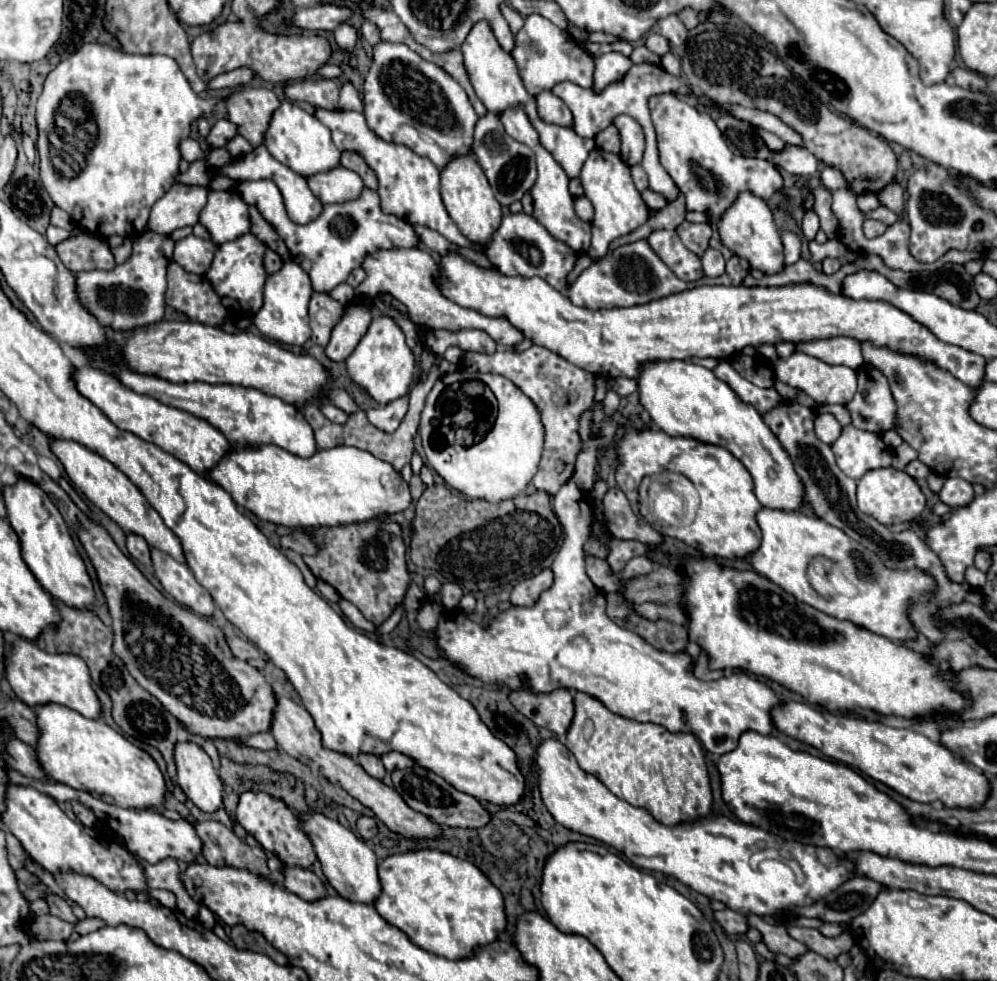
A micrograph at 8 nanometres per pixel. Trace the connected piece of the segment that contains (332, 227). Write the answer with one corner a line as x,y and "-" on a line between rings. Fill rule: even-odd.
242,181
238,185
238,191
242,199
248,205
254,205
262,217
278,231
278,235
288,245
292,259
302,265
302,269
306,269
312,279
312,287
320,293
328,293
336,285
344,283
350,271
362,265
366,255
380,249
410,249
418,247
420,243
414,227
408,221
382,213
378,197
368,199
368,193
376,193
372,189
364,189
356,201
342,205
324,205
322,215
306,225
296,225
288,219
282,195
272,181

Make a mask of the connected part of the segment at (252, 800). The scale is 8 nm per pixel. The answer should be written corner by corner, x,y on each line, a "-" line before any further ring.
244,791
238,799
236,807
236,821
256,837
256,841
270,853
274,853
280,861
284,861
288,867
304,867
308,869
316,861
314,847
308,839
308,835
300,829
300,821
296,813
282,801
276,799
264,791

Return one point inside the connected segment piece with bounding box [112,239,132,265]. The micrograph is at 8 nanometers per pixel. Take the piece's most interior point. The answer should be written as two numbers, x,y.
122,253

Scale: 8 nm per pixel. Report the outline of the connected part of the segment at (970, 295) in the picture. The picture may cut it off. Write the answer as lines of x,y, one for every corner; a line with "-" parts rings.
862,255
862,257
858,257
858,269
874,269
874,271
882,273
884,277
890,277
890,281
894,281
894,285
900,287
900,289
928,291
928,293
934,293
934,295
938,295
938,297
950,301
952,305
962,307
962,309
976,309
978,303
980,303
980,297
978,297
978,293
976,293
976,289
974,289
972,275
968,275
962,265
946,263
942,269
938,269
938,271
934,271
934,273
928,273
928,271
922,271
922,273
904,273
904,271
888,269
878,255

